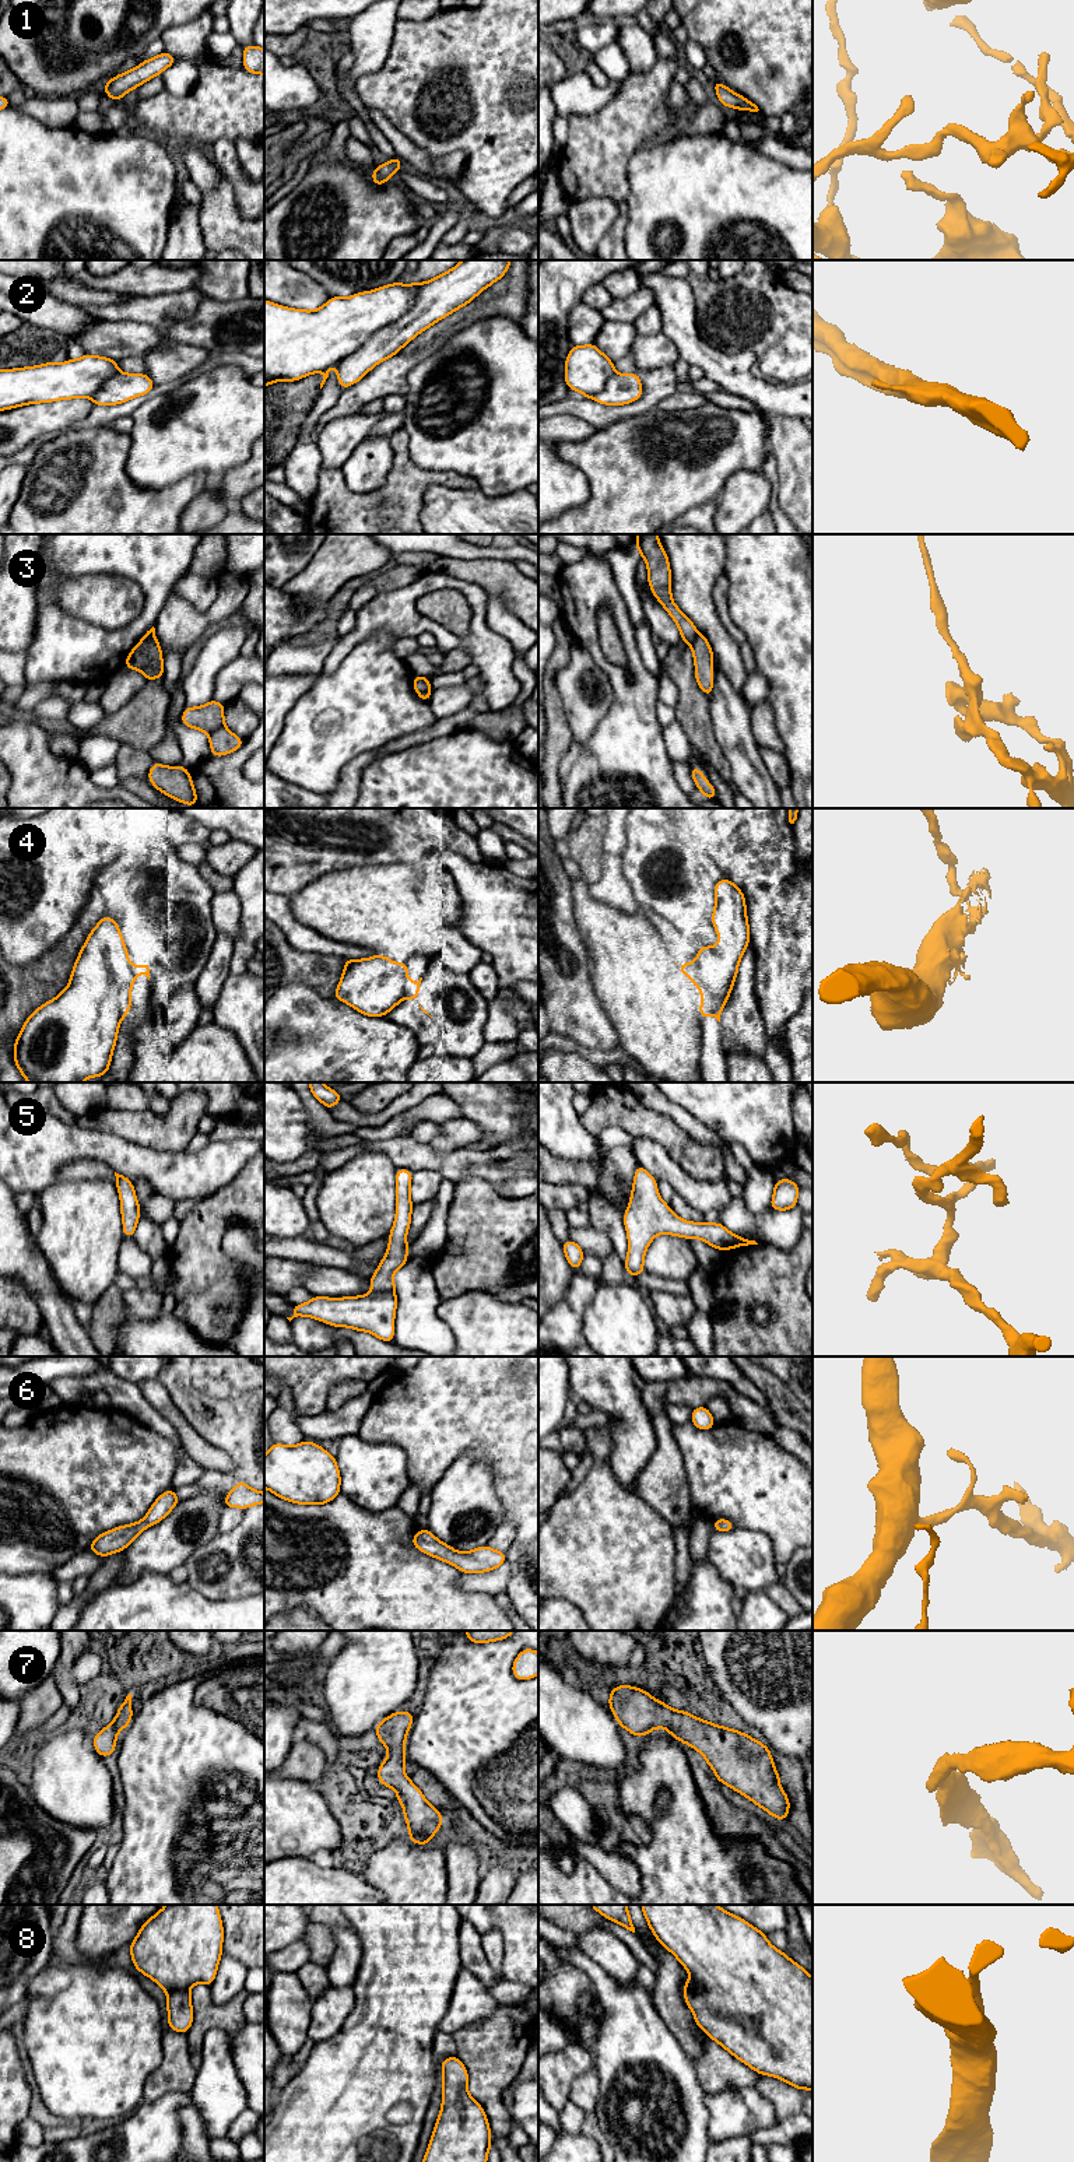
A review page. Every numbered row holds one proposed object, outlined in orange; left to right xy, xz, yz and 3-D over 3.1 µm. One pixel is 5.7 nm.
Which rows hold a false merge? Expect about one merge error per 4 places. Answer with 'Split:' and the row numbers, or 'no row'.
Split: 3, 4

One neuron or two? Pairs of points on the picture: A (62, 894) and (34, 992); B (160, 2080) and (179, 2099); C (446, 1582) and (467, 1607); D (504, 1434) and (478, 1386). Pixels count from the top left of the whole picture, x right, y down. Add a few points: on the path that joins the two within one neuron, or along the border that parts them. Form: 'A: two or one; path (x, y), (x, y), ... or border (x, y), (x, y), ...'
A: two; border (69, 929), (34, 961), (24, 967), (16, 967)
B: two; border (186, 2092), (167, 2092), (154, 2101), (143, 2101)
C: one; path (448, 1587), (462, 1601)
D: one; path (504, 1422), (504, 1414), (487, 1397)

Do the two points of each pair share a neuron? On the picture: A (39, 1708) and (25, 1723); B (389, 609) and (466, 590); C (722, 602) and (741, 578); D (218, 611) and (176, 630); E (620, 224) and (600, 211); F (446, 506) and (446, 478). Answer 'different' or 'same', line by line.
A: same
B: same
C: different
D: same
E: different
F: different

